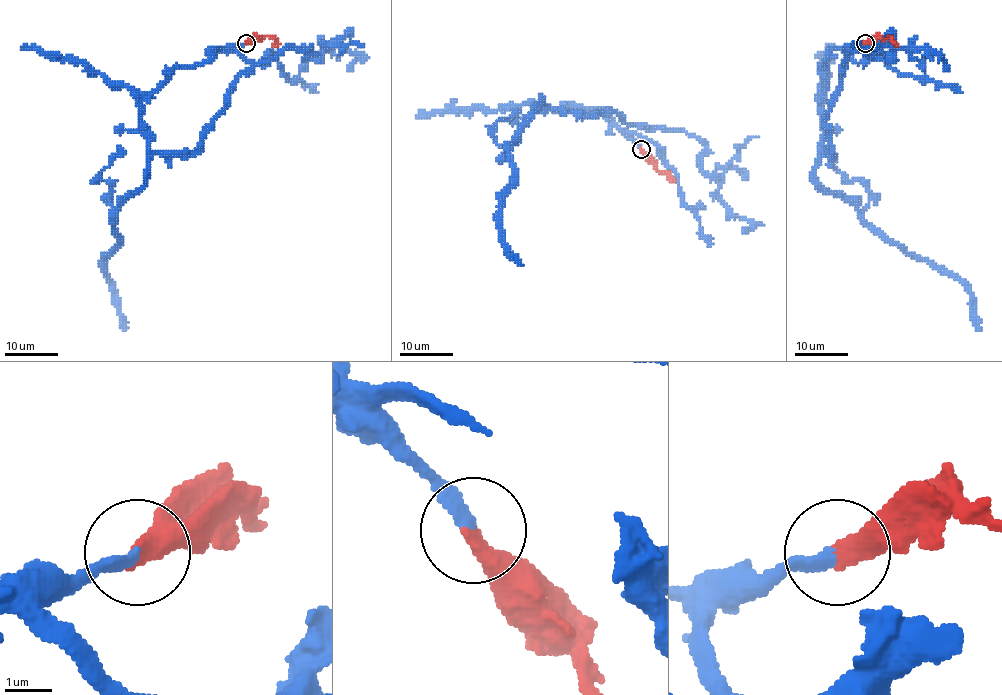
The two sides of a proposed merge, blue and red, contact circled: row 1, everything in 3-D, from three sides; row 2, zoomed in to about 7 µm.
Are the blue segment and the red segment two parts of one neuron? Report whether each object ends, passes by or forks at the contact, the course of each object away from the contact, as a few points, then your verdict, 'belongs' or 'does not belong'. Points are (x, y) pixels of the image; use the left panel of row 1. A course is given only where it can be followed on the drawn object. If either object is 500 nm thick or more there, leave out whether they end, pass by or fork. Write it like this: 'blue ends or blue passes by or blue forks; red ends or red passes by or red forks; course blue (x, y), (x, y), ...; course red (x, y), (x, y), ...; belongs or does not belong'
blue ends; red ends; course blue (246, 43), (177, 67), (142, 102), (149, 150), (191, 151), (230, 85), (289, 48), (350, 51), (348, 71); course red (246, 43), (270, 36), (277, 47); belongs

